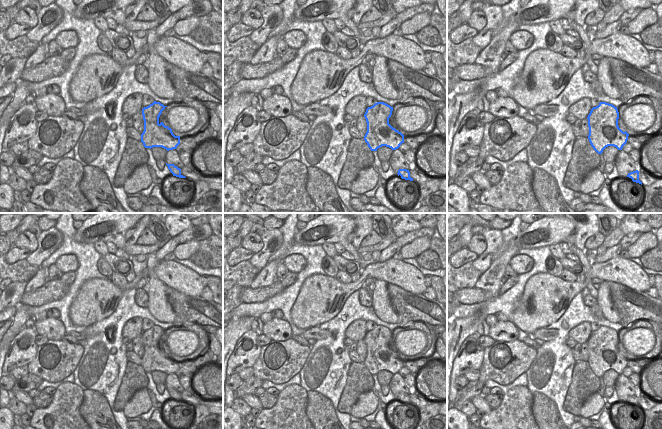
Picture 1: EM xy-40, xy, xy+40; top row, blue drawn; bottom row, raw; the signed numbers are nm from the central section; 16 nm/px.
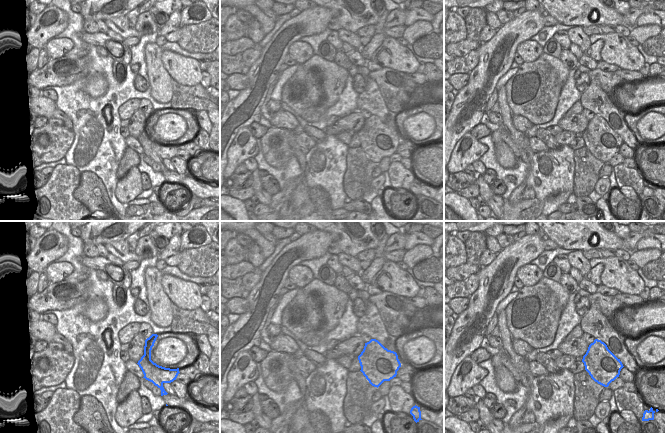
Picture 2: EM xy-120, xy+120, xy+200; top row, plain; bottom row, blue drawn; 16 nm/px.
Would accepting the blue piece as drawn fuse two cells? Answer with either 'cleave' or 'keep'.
cleave

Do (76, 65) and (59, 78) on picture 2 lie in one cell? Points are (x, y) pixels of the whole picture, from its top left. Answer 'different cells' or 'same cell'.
same cell

